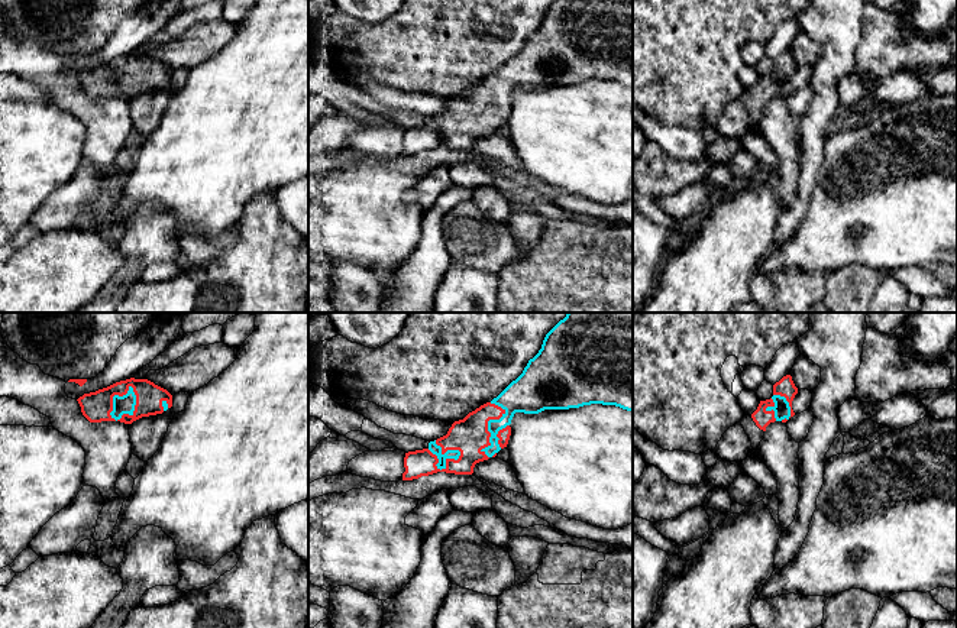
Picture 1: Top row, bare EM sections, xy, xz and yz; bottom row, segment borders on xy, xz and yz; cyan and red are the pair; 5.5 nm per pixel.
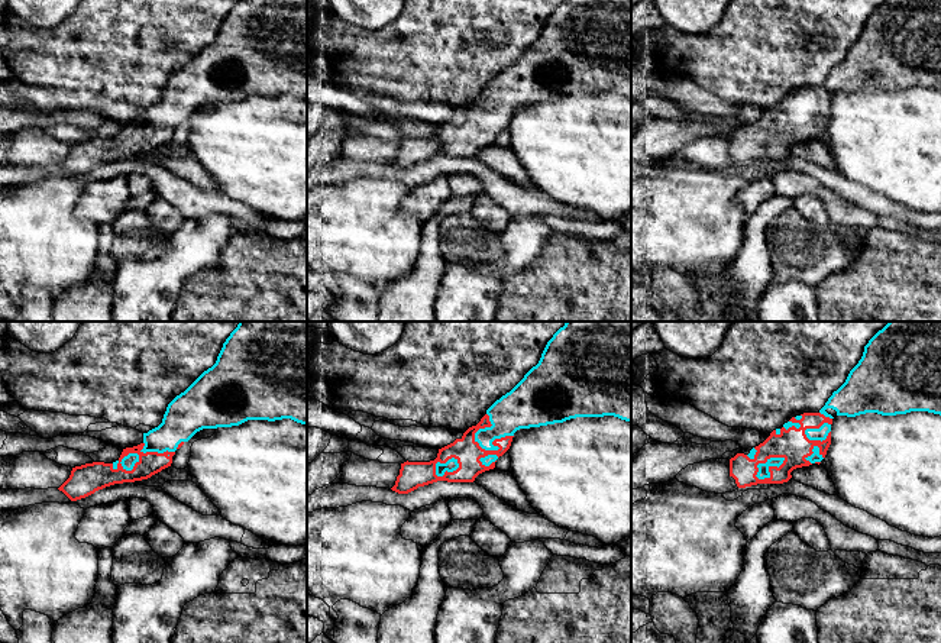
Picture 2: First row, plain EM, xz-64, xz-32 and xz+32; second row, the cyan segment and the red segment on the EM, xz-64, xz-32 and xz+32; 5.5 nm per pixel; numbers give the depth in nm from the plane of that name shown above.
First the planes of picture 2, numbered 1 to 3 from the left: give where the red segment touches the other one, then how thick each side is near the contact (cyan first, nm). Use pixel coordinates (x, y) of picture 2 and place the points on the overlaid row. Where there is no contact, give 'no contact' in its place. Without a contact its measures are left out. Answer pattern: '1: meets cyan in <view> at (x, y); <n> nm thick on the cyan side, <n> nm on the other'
1: meets cyan in xz-64 at (125, 456); 80 nm thick on the cyan side, 160 nm on the other
2: meets cyan in xz-32 at (475, 435); 200 nm thick on the cyan side, 150 nm on the other
3: meets cyan in xz+32 at (768, 461); 70 nm thick on the cyan side, 170 nm on the other

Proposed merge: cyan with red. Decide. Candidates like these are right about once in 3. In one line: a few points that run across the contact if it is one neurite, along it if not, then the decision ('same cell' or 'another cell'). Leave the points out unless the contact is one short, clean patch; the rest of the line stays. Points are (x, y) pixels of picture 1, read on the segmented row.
same cell

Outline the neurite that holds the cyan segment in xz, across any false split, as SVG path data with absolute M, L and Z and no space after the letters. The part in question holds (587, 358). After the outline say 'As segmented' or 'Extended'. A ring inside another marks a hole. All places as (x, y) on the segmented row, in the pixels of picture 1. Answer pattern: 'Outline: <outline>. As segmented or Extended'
Outline: M568 313L544 337L539 353L528 360L523 373L497 398L455 421L447 434L429 443L427 449L408 451L404 457L402 480L437 472L472 475L476 463L495 457L507 447L515 412L539 414L544 410L569 410L591 404L615 405L633 411L633 313Z. Extended

